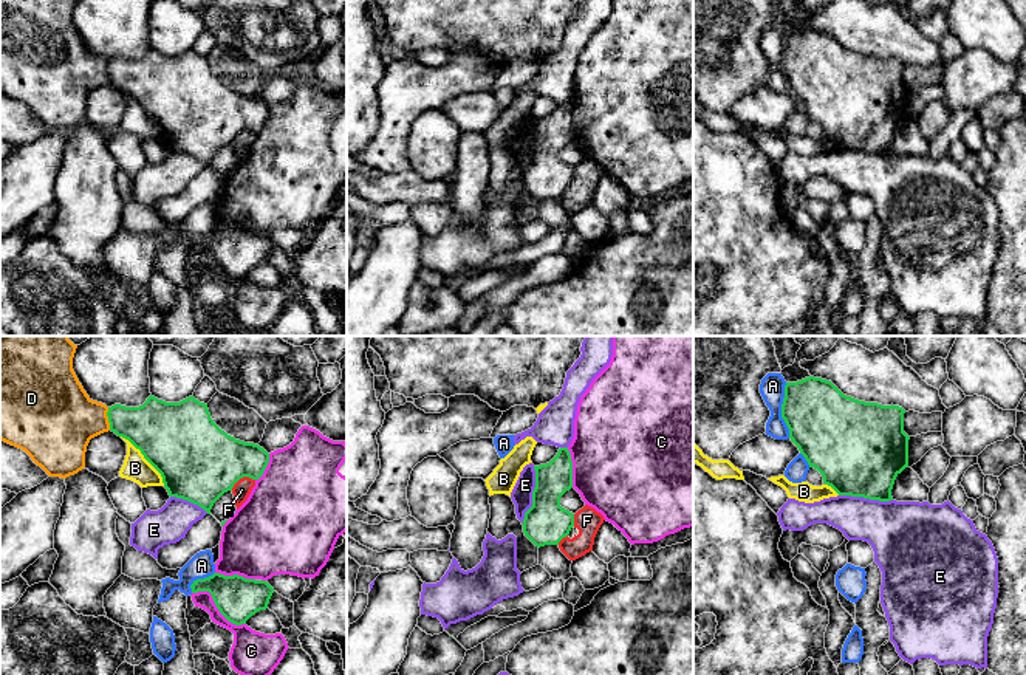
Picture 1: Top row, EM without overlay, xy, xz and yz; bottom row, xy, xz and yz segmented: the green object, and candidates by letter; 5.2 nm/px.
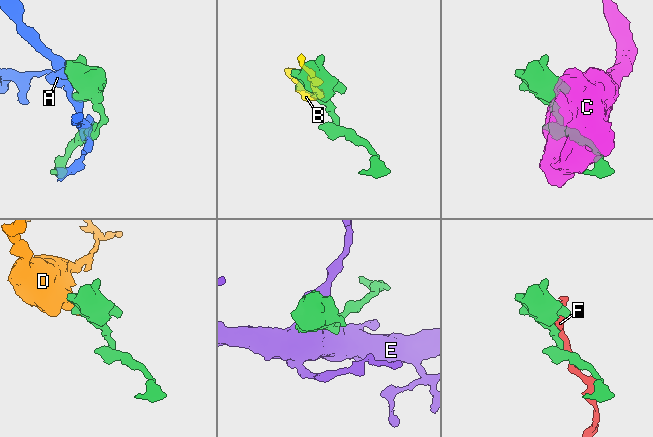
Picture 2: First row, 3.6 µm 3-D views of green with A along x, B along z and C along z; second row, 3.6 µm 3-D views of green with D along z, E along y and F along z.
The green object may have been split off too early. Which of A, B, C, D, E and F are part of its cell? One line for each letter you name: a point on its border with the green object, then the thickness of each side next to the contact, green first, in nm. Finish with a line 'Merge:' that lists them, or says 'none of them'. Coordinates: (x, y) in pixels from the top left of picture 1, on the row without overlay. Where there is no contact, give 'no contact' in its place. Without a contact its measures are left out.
D: meets green in xy at (109, 71); 280 nm thick on the green side, 360 nm on the other
Merge: D

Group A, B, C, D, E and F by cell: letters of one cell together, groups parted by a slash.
A / B / C / D / E / F

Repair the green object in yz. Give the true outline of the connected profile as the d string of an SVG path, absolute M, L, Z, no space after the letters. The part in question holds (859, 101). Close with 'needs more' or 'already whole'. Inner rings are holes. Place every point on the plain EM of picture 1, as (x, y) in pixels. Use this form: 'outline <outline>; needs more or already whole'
outline M805 31L786 36L781 71L791 94L799 101L809 121L817 122L823 136L839 149L890 155L896 130L908 121L908 93L899 59L865 56L843 48L831 34Z; already whole

